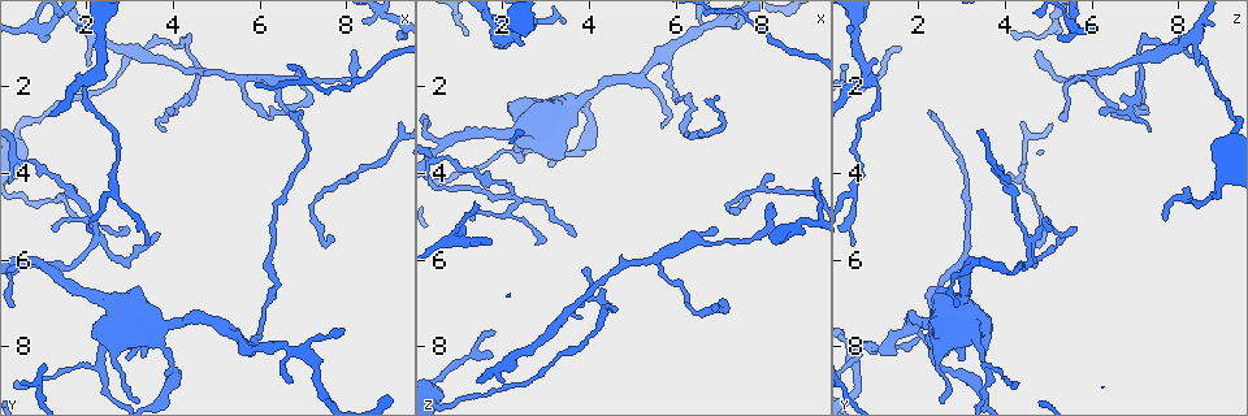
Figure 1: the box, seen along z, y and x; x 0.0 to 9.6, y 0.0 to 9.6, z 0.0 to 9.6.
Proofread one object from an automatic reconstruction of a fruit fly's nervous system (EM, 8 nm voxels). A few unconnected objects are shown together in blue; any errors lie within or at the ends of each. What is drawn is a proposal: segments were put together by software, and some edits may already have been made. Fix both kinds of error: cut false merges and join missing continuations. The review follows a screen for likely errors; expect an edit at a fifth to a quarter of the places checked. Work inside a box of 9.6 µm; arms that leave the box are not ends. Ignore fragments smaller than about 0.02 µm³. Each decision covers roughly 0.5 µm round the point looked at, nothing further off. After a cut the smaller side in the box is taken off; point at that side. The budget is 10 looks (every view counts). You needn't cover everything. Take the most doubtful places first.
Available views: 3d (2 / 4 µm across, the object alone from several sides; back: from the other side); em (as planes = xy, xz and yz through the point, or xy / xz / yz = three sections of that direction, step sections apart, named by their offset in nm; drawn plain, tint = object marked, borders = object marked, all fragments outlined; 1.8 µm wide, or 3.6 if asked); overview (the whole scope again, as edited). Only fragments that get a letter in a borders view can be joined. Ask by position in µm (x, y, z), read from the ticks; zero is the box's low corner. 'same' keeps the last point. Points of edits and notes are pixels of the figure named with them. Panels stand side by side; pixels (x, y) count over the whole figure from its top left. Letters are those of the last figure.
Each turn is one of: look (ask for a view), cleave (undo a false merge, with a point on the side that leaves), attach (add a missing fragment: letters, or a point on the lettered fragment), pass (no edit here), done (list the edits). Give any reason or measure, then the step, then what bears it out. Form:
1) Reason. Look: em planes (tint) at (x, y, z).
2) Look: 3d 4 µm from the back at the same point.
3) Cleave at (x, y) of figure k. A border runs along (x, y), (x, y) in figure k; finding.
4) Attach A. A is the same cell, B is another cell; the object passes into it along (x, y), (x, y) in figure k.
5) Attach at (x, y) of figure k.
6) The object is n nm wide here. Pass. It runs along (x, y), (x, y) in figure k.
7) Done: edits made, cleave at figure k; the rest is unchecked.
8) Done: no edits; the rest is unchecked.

An open end. Look: 3d 4 µm at (1.05, 0.85, 5.25).

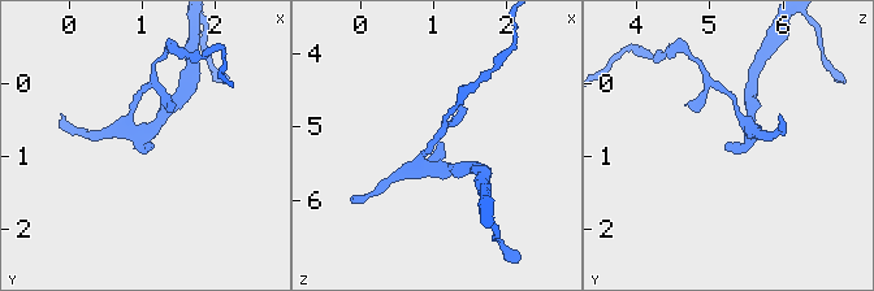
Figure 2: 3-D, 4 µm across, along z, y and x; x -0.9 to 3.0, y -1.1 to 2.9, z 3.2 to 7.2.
Shape alone is not enough. Look: em xz step 4 (tint) at (1.05, 0.85, 5.20).

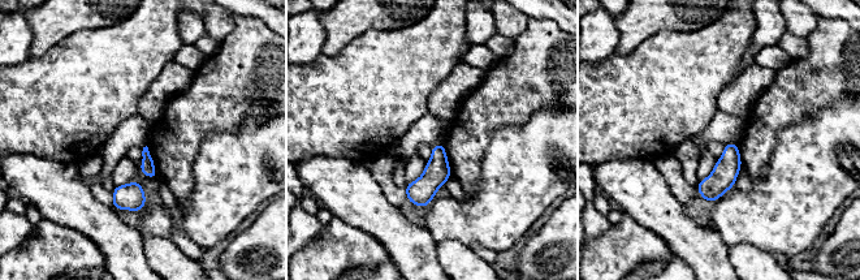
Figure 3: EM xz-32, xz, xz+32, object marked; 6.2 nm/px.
Cut it another way. Look: em planes (borders) at the same point.

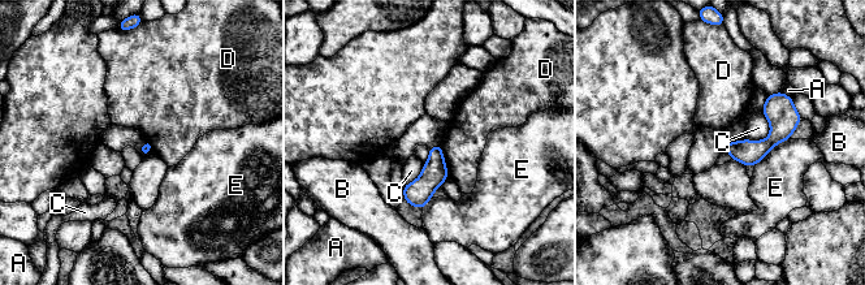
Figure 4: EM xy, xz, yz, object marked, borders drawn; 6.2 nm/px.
Pass. A, B, C, D and E are other cells; a border runs along (440, 145), (449, 176) in figure 4; no lettered fragment goes on from it.

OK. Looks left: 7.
Sharp bend. Look: 3d 4 µm at (2.05, 1.85, 0.80).

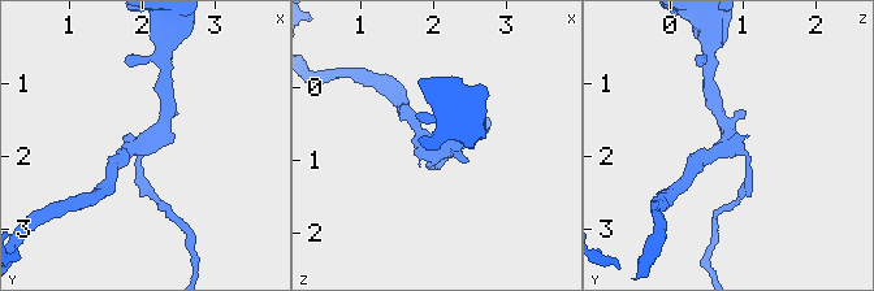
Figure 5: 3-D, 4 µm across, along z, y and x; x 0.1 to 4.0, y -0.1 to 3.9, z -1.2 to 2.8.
3 arms meet here. Look: em 3.6 µm yz step 8 (tint) at (2.10, 1.85, 0.80).

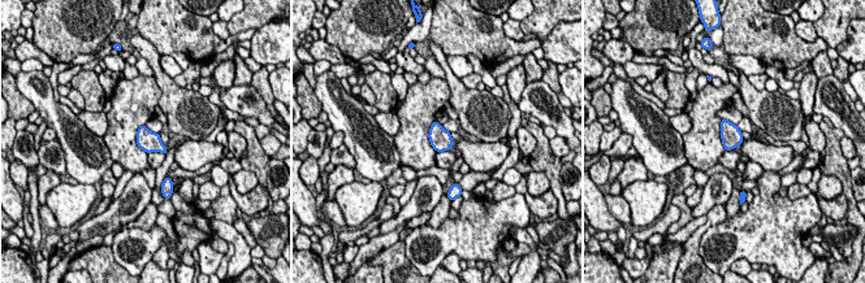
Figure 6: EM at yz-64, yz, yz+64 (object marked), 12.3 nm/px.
Look: em 3.6 µm planes (borders) at the same point.

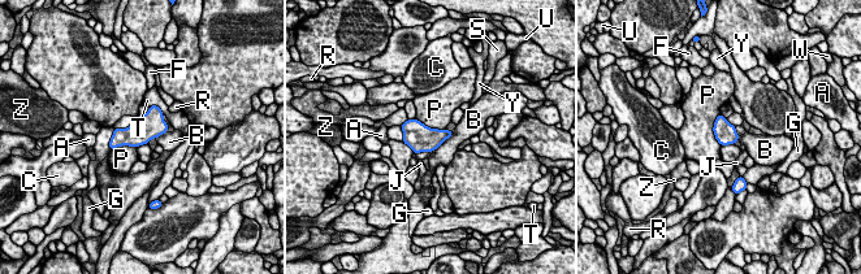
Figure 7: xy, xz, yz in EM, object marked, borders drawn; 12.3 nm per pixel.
Pass. A, B, C, F, G, J, P, R, S, T, U, W, Y and Z are other cells; continuous, no second neuron.

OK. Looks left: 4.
Branch stops here. Look: em yz step 4 (borders) at (2.10, 1.55, 8.50).

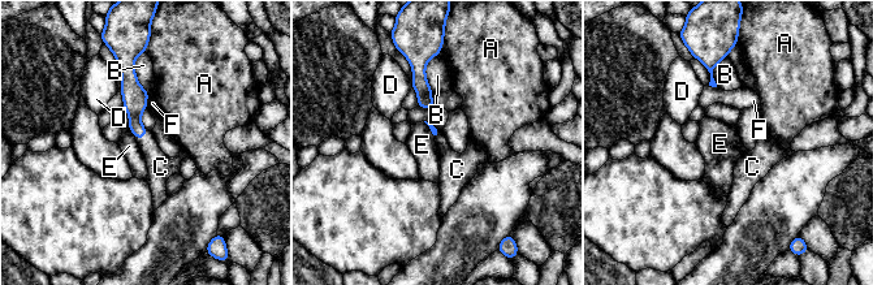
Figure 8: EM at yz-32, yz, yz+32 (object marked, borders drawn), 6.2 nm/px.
Attach C. C is the same cell, A, B, D, E and F are other cells; the object passes into it along (134, 98), (143, 137), (160, 167) in figure 8; the neuron continues.

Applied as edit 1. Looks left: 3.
Done: edits made, attach at figure 8; the rest is unchecked.

